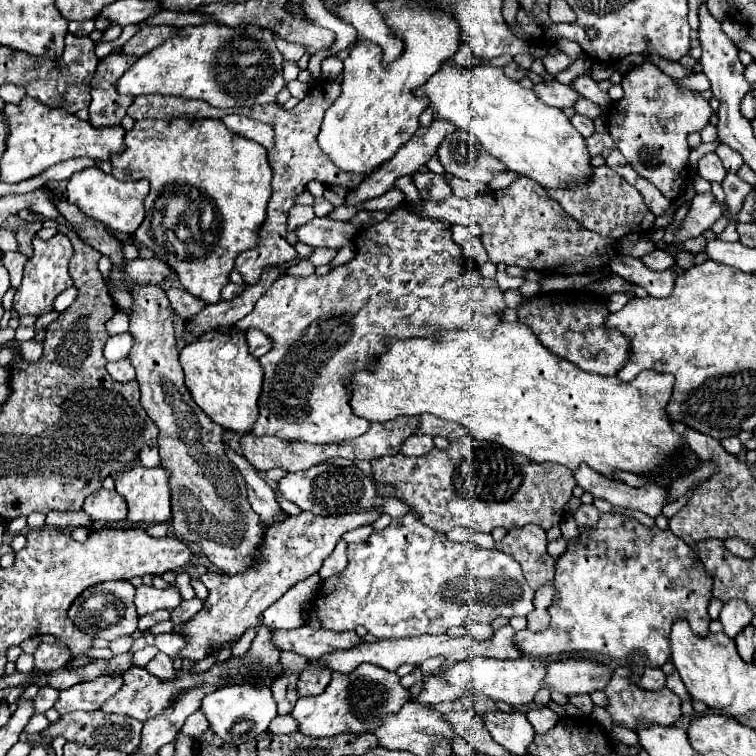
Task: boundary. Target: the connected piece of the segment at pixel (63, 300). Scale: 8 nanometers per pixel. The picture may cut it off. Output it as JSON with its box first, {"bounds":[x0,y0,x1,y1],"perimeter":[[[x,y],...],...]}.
{"bounds":[54,286,78,313],"perimeter":[[[75,286],[63,291],[54,300],[54,310],[61,313],[66,310],[76,299],[78,291]]]}

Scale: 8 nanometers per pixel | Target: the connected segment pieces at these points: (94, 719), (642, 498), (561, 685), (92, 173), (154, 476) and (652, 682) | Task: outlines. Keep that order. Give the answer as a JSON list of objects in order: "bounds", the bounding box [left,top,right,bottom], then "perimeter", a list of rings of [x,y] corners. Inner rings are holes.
[{"bounds":[40,710,142,754],"perimeter":[[[94,710],[94,712],[70,712],[60,716],[58,722],[52,722],[46,730],[40,732],[40,738],[46,744],[50,744],[56,736],[62,736],[66,742],[76,742],[76,744],[94,748],[98,752],[104,748],[118,748],[126,754],[132,754],[140,744],[140,730],[142,730],[142,722],[136,718]]]},{"bounds":[574,464,666,518],"perimeter":[[[580,464],[574,470],[574,478],[576,478],[576,484],[584,492],[590,492],[594,498],[608,500],[612,506],[618,506],[618,508],[640,510],[652,518],[660,516],[666,500],[666,488],[660,488],[658,484],[648,482],[642,488],[632,488],[610,476],[602,476],[594,472],[586,464]]]},{"bounds":[544,660,612,696],"perimeter":[[[556,660],[546,666],[544,686],[556,690],[564,696],[574,694],[590,694],[594,690],[602,690],[604,684],[610,680],[612,670],[596,664],[592,660]]]},{"bounds":[68,168,150,234],"perimeter":[[[86,168],[82,172],[72,174],[68,180],[68,202],[76,204],[82,214],[88,218],[102,222],[112,232],[124,232],[134,234],[134,230],[144,220],[144,198],[148,194],[150,186],[148,180],[136,180],[136,182],[120,182],[112,174],[104,174],[98,168]]]},{"bounds":[116,466,170,526],"perimeter":[[[134,466],[116,476],[116,492],[124,496],[128,504],[128,522],[150,526],[170,520],[170,488],[166,470]]]},{"bounds":[638,668,666,692],"perimeter":[[[646,668],[638,686],[650,692],[658,692],[666,686],[666,674],[660,668]]]}]

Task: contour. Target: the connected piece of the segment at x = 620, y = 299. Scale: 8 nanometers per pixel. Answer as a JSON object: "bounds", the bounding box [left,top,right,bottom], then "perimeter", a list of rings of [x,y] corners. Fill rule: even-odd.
{"bounds":[606,294,630,312],"perimeter":[[[610,294],[610,296],[606,296],[606,308],[608,308],[610,312],[618,312],[618,310],[624,308],[624,304],[626,304],[628,300],[630,300],[628,294]]]}

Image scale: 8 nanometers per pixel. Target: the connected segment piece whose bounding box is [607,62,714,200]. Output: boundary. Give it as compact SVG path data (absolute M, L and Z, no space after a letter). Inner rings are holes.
M642 64L622 76L624 98L610 106L607 128L616 148L628 164L648 182L652 182L668 200L680 198L680 188L688 180L690 146L686 136L690 130L702 130L714 114L708 100L692 90L678 88L674 80L654 64ZM660 80L660 96L658 96Z

